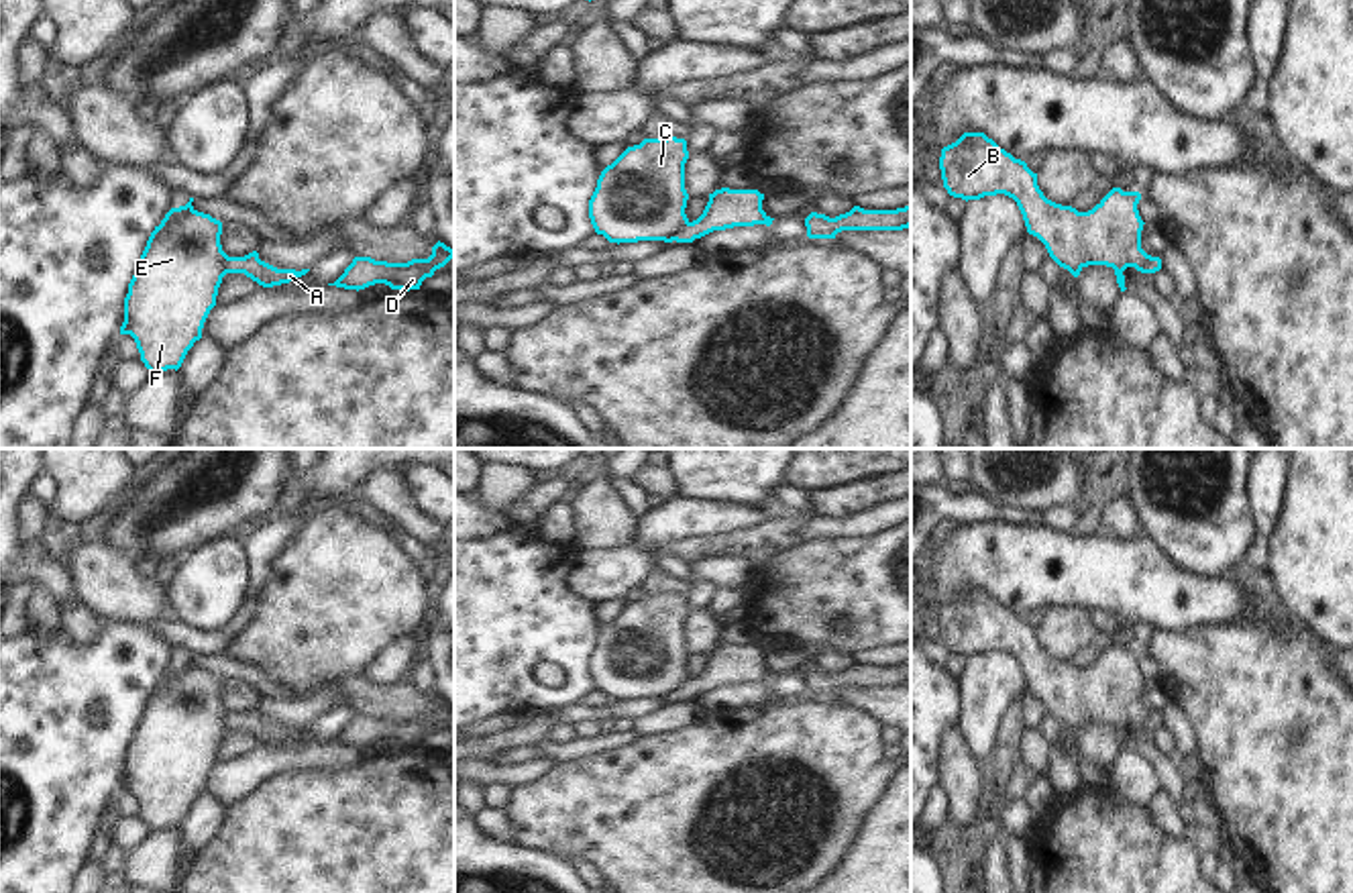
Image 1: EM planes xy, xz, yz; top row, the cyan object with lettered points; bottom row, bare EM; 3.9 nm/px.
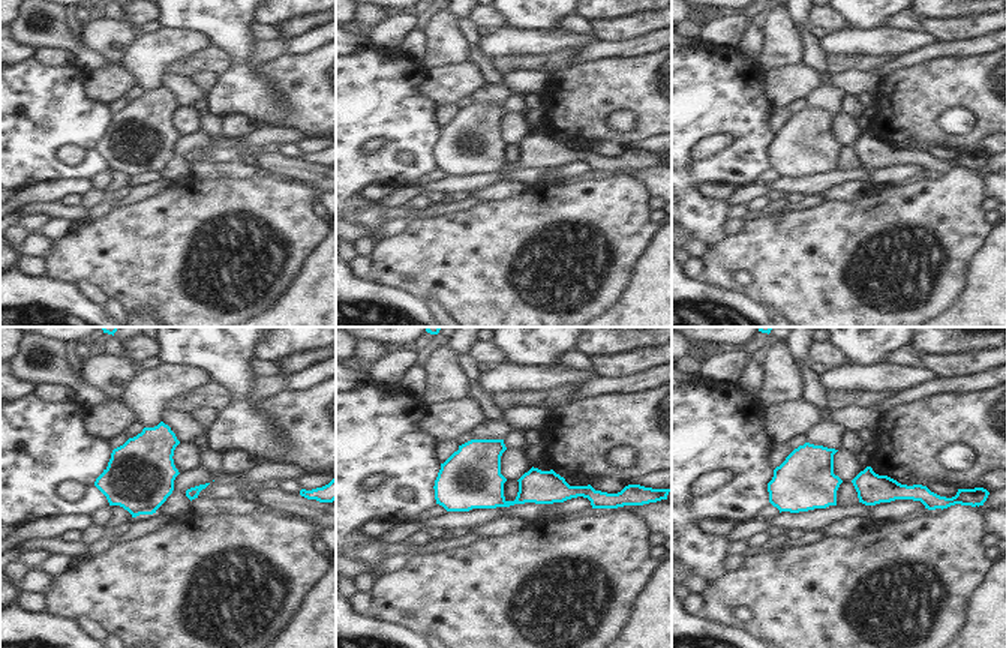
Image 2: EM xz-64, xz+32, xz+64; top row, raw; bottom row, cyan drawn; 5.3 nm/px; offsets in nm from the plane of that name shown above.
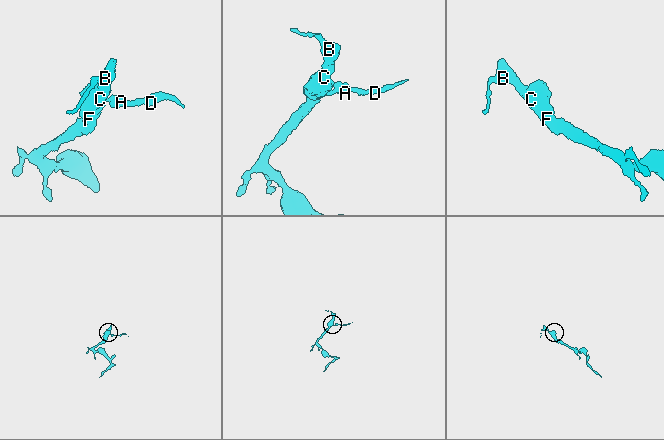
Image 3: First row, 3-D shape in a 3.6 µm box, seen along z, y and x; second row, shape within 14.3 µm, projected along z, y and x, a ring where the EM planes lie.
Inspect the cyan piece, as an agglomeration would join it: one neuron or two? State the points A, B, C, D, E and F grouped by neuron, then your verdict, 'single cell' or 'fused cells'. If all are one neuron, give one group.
A D / B C E F; fused cells

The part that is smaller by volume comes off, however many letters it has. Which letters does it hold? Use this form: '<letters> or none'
A, D

